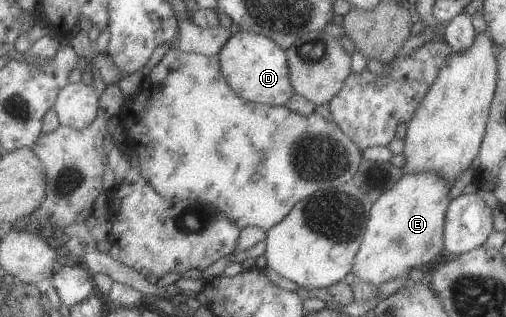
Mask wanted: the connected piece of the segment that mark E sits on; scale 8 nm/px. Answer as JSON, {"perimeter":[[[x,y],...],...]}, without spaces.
{"perimeter":[[[436,172],[403,173],[396,186],[383,192],[371,205],[364,238],[351,270],[355,278],[379,286],[414,268],[427,269],[440,259],[450,189],[450,184]]]}

